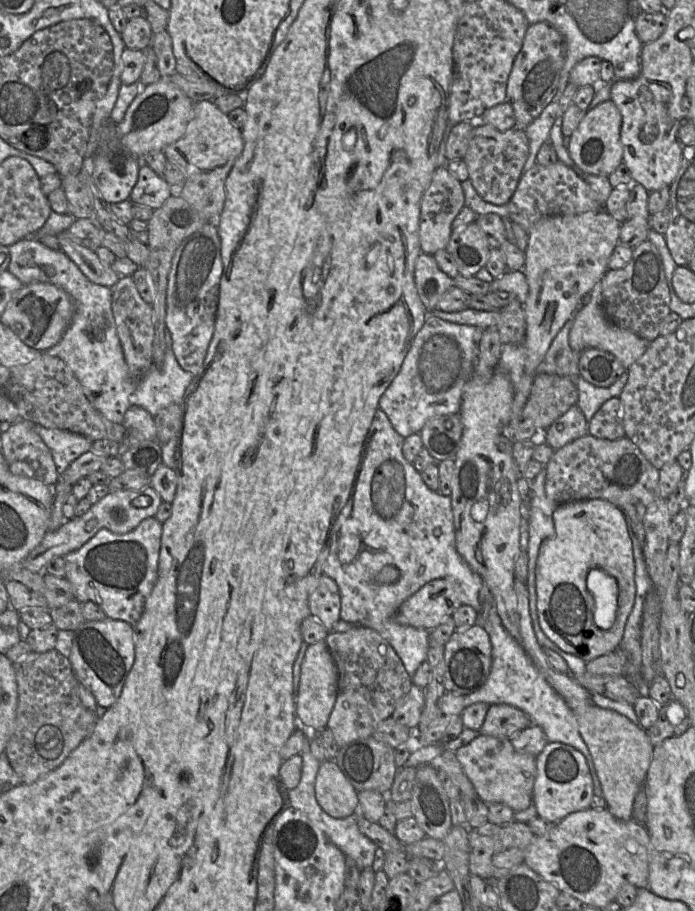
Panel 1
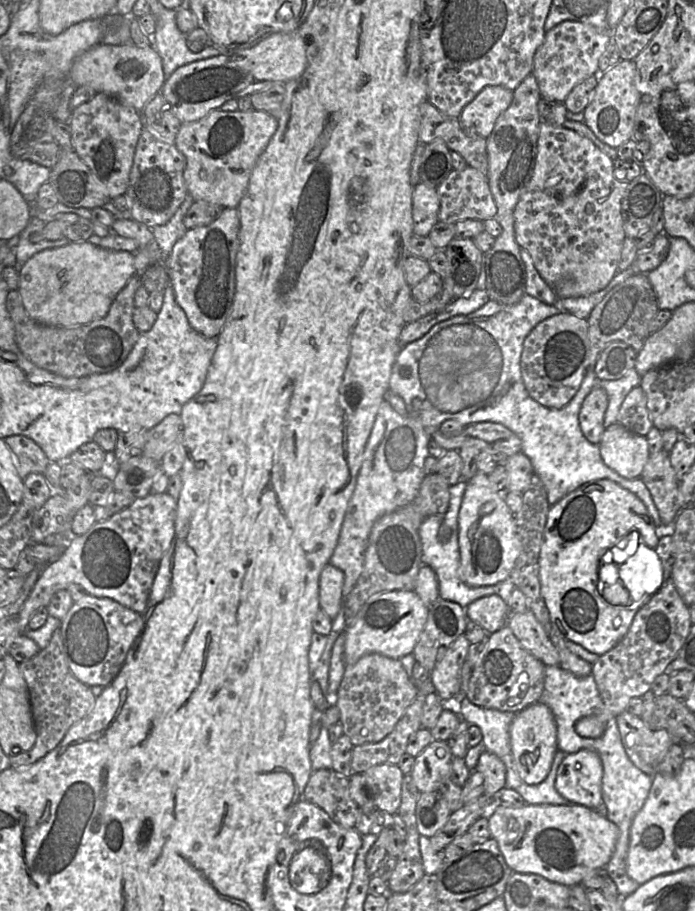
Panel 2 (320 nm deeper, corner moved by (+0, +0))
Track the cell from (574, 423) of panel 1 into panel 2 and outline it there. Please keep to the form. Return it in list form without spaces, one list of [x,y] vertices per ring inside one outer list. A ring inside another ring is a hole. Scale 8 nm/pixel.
[[[594,387],[585,397],[579,412],[579,425],[583,435],[592,444],[599,444],[605,431],[604,417],[608,407],[608,394]]]

